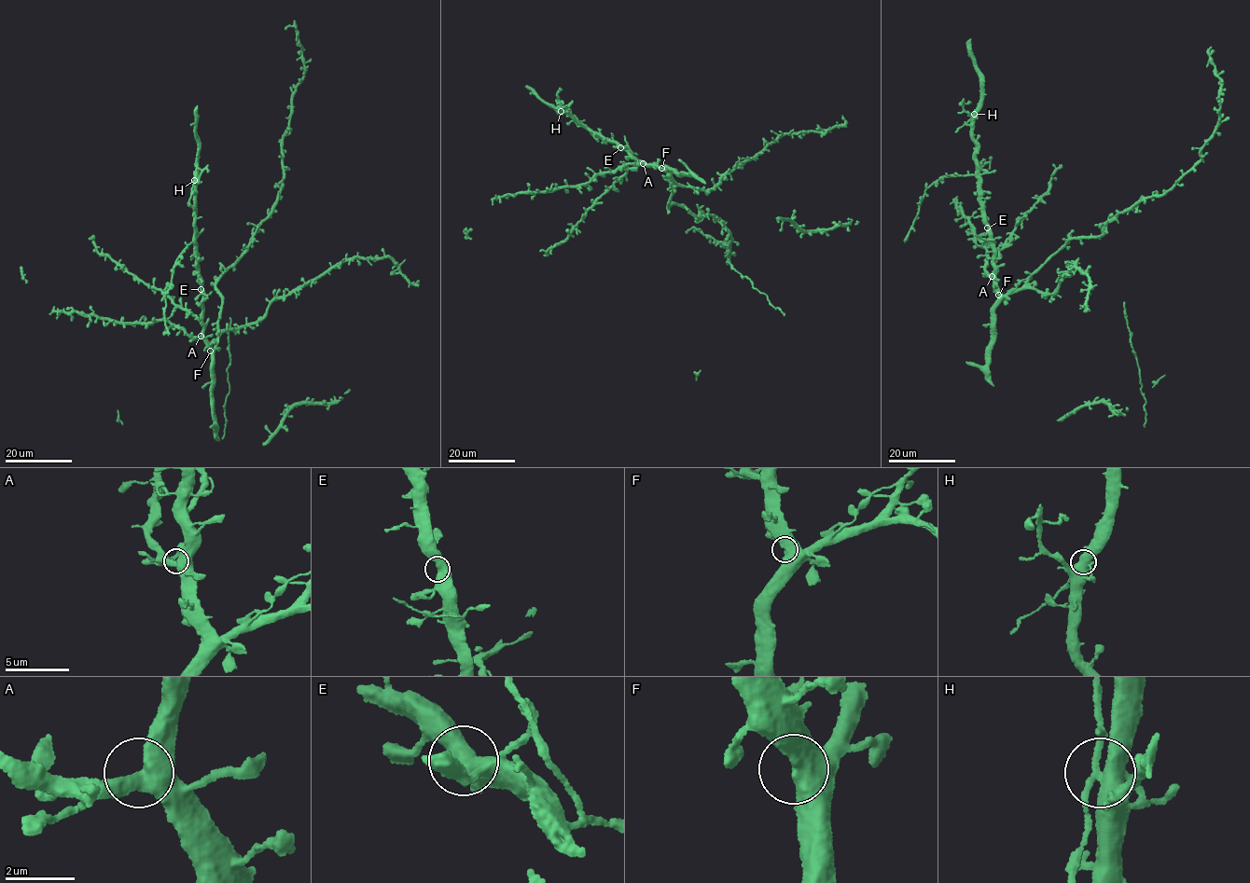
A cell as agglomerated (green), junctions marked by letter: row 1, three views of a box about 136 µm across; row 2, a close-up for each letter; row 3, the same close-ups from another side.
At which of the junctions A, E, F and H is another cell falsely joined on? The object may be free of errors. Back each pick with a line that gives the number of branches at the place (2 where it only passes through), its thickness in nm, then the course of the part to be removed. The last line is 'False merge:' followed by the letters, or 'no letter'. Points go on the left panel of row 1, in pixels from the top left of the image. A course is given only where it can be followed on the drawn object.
H: branches 2; calibre 550 nm; course (194, 181), (189, 206)
False merge: H

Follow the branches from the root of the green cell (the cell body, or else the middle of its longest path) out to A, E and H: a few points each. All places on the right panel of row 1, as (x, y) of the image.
A: (1036, 271), (1005, 296), (992, 276)
E: (1036, 271), (1005, 296), (1001, 293), (995, 277), (992, 232), (987, 227)
H: (1036, 271), (1005, 296), (1001, 293), (995, 277), (992, 232), (981, 200), (973, 133), (974, 114)

